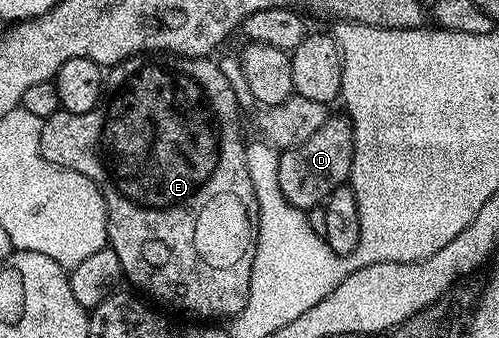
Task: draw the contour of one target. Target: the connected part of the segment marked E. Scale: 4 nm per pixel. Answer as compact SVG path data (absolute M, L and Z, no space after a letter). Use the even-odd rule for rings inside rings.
M133 58L115 65L107 73L106 91L94 110L86 114L70 114L61 110L45 118L40 131L40 148L46 154L52 154L52 151L60 152L65 148L68 151L63 160L66 167L82 173L100 186L104 204L108 208L108 244L114 254L118 254L120 271L125 281L129 280L134 287L141 288L136 289L141 293L149 292L157 305L169 304L172 308L181 308L188 315L185 317L195 318L200 322L224 322L238 315L246 306L246 298L250 294L252 263L256 253L256 235L259 232L259 206L255 200L254 186L251 185L250 176L247 174L246 146L244 142L240 142L240 132L236 126L238 101L228 81L229 73L223 72L218 65L211 64L211 59L184 58L179 61L182 71L200 72L197 76L187 76L184 72L175 72L174 69L163 68L160 64L143 64L144 62L143 59Z

